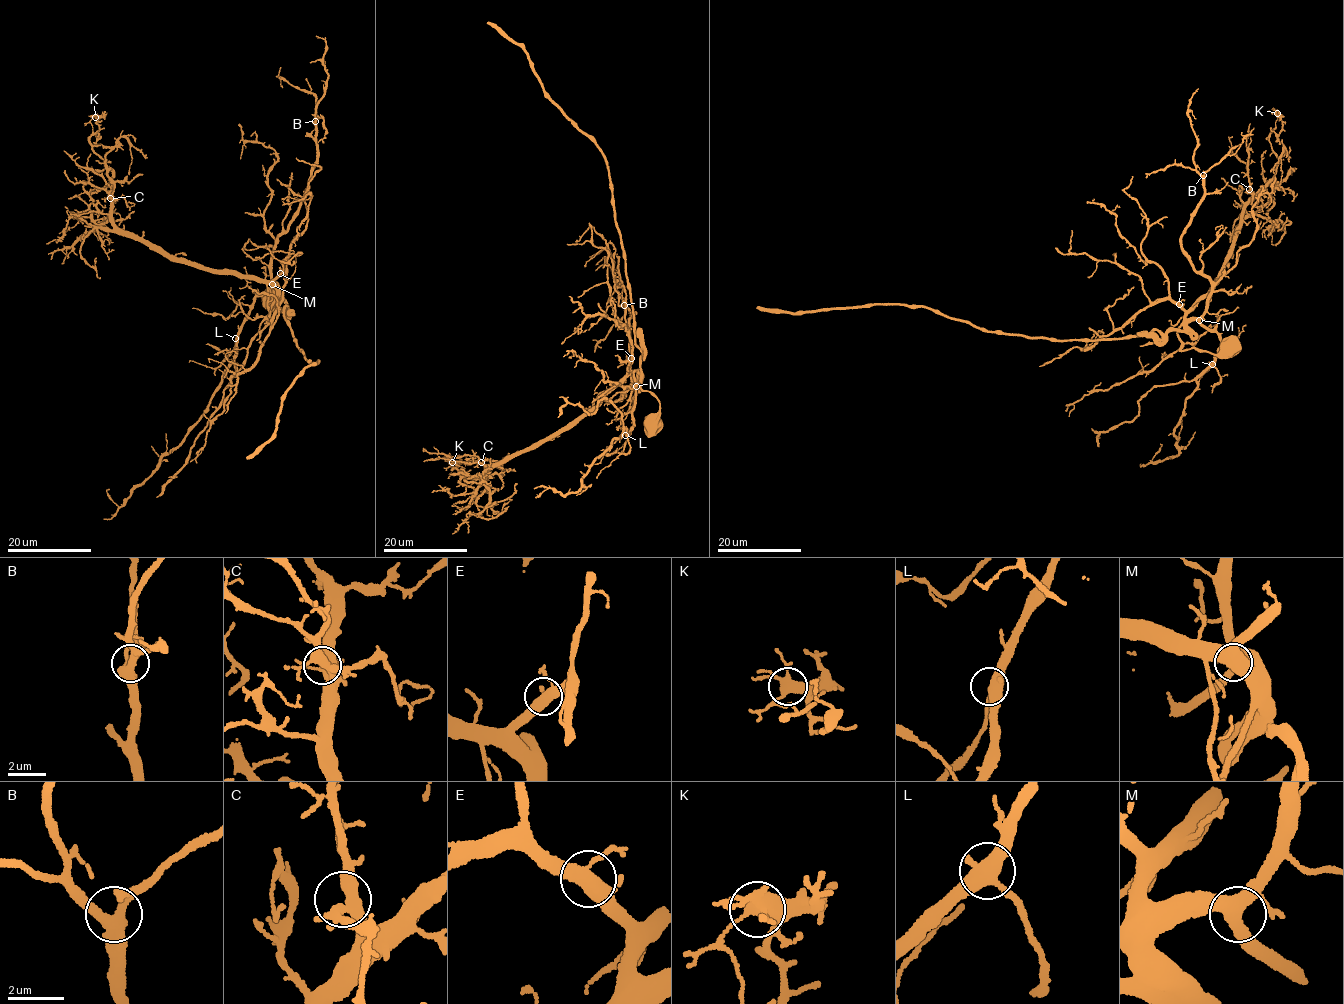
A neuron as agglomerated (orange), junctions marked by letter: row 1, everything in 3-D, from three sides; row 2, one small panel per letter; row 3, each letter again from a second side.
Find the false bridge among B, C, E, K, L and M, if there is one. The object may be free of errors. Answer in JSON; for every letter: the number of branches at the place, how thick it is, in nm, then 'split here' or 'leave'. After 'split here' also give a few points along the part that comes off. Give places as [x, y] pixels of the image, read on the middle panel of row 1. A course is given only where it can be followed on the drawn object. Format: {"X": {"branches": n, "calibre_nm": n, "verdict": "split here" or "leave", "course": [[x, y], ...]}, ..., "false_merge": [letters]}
{"B": {"branches": 3, "calibre_nm": 420, "verdict": "leave"}, "C": {"branches": 4, "calibre_nm": 360, "verdict": "leave"}, "E": {"branches": 4, "calibre_nm": 420, "verdict": "leave"}, "K": {"branches": 4, "calibre_nm": 400, "verdict": "split here", "course": [[452, 463], [467, 478], [482, 477]]}, "L": {"branches": 4, "calibre_nm": 440, "verdict": "leave"}, "M": {"branches": 4, "calibre_nm": 400, "verdict": "leave"}, "false_merge": ["K"]}

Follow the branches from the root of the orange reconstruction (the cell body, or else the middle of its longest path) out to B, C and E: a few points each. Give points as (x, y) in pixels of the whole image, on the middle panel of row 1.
B: (650, 427), (660, 403), (634, 382), (634, 370), (636, 385), (630, 383), (628, 318), (634, 313), (624, 305)
C: (650, 427), (660, 403), (634, 382), (635, 369), (592, 409), (553, 435), (490, 466), (481, 462)
E: (650, 427), (660, 403), (634, 382), (633, 372), (636, 370), (629, 368), (631, 358)

